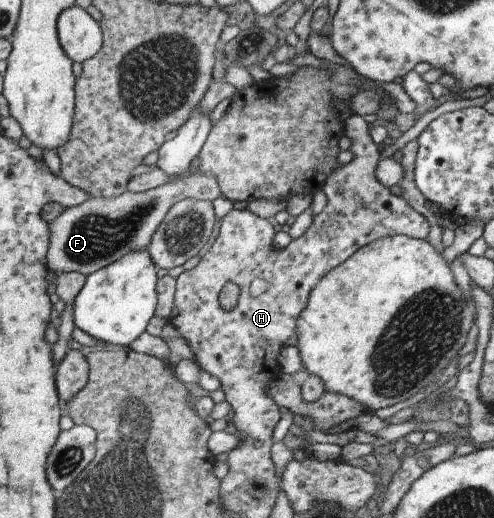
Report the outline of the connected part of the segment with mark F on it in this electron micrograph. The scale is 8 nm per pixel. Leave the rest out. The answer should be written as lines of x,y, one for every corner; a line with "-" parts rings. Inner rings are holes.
193,172
193,174
187,174
185,178
177,178
173,182
157,186
152,190
145,190
145,192
124,191
118,196
91,198
79,205
65,207
55,220
46,224
47,232
49,232
47,234
49,244
47,244
47,250
45,250
46,271
51,272
53,276
59,276
59,274
65,274
65,272
77,272
83,277
87,277
89,274
119,260
119,258
123,258
131,250
146,250
163,216
175,202
185,198
213,201
219,197
217,180
211,174
207,176
203,172

